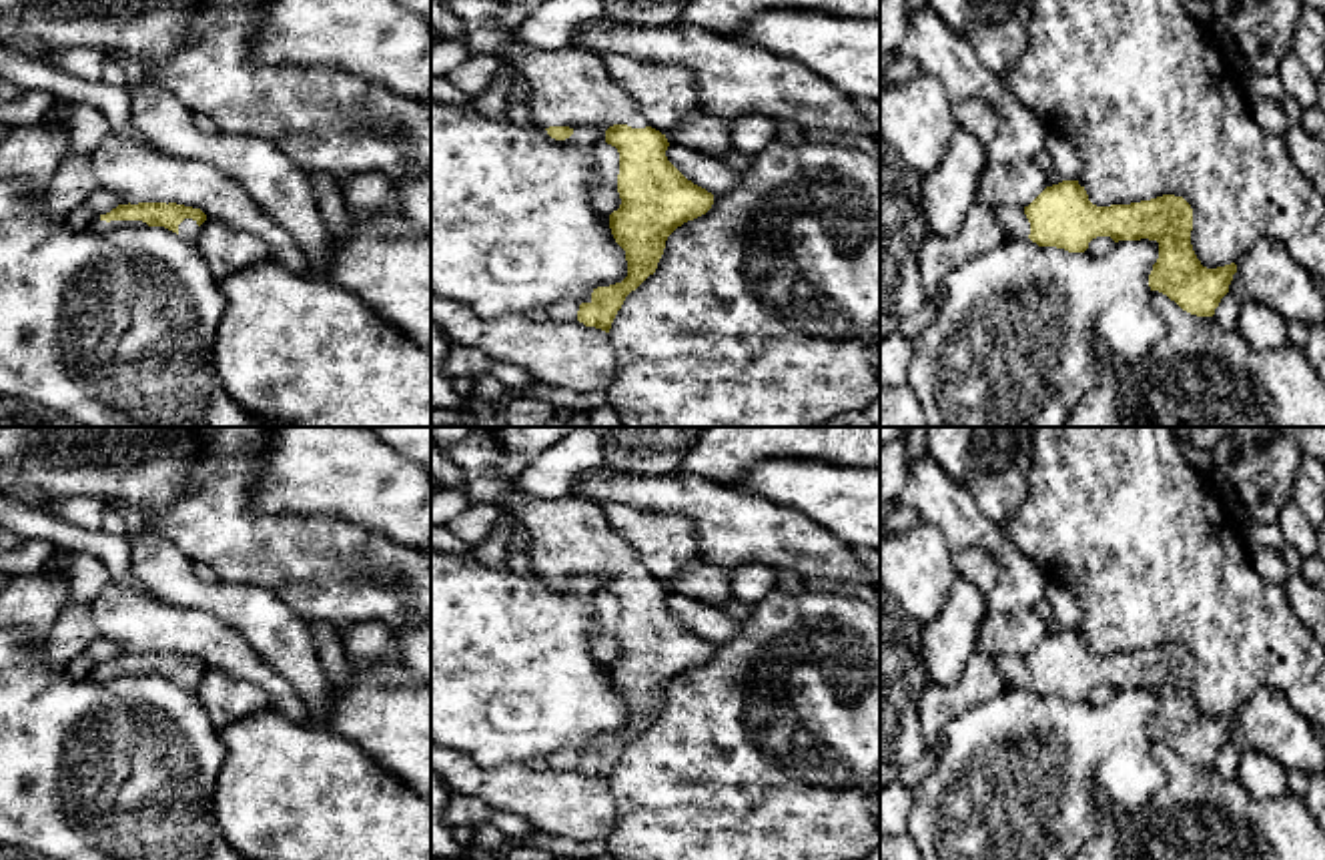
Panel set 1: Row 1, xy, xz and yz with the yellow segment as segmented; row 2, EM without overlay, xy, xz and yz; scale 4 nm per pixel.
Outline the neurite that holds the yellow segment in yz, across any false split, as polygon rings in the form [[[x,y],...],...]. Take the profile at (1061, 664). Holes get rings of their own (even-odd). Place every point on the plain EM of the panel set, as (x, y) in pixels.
[[[1062,629],[1046,635],[1028,656],[1002,656],[992,660],[998,674],[1010,688],[1030,688],[1038,696],[1056,696],[1068,702],[1084,702],[1096,686],[1119,690],[1157,690],[1159,708],[1149,724],[1151,740],[1159,740],[1175,750],[1183,760],[1197,766],[1213,766],[1221,748],[1229,742],[1237,714],[1207,718],[1197,708],[1191,694],[1193,658],[1183,646],[1163,643],[1131,654],[1096,656],[1088,650],[1078,629]]]

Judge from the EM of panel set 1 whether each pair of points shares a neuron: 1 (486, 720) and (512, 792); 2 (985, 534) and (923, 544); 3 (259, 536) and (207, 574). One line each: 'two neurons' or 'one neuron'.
1: two neurons
2: two neurons
3: two neurons

